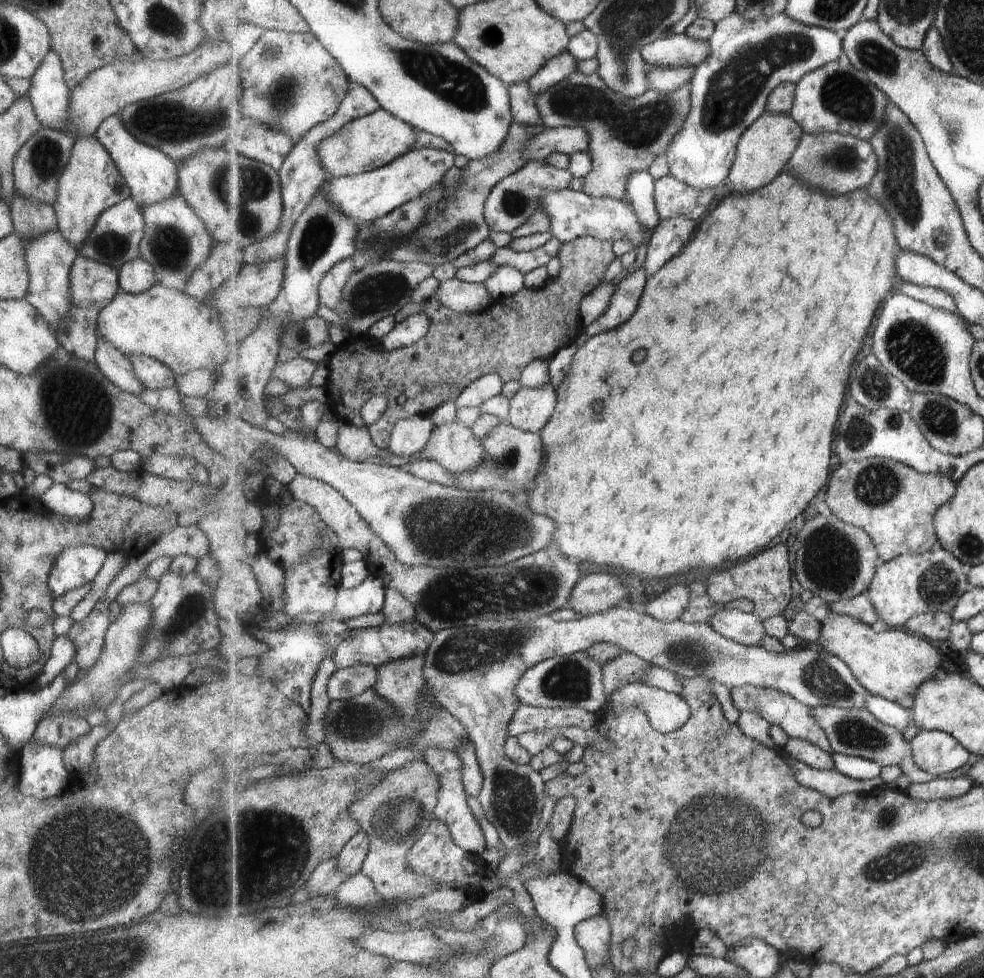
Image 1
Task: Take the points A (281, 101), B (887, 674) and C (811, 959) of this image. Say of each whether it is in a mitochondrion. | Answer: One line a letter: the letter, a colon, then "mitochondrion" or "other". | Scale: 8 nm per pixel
A: mitochondrion
B: other
C: other

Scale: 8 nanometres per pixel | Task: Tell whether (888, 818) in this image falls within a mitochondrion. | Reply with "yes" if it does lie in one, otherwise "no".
yes

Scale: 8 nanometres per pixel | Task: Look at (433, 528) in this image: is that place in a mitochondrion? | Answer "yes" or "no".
yes

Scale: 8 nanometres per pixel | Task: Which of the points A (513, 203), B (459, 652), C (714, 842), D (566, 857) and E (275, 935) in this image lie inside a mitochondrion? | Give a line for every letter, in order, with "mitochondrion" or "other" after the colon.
A: mitochondrion
B: mitochondrion
C: mitochondrion
D: other
E: other

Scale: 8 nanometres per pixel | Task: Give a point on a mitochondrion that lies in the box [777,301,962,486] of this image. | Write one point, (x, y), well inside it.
(917, 351)

